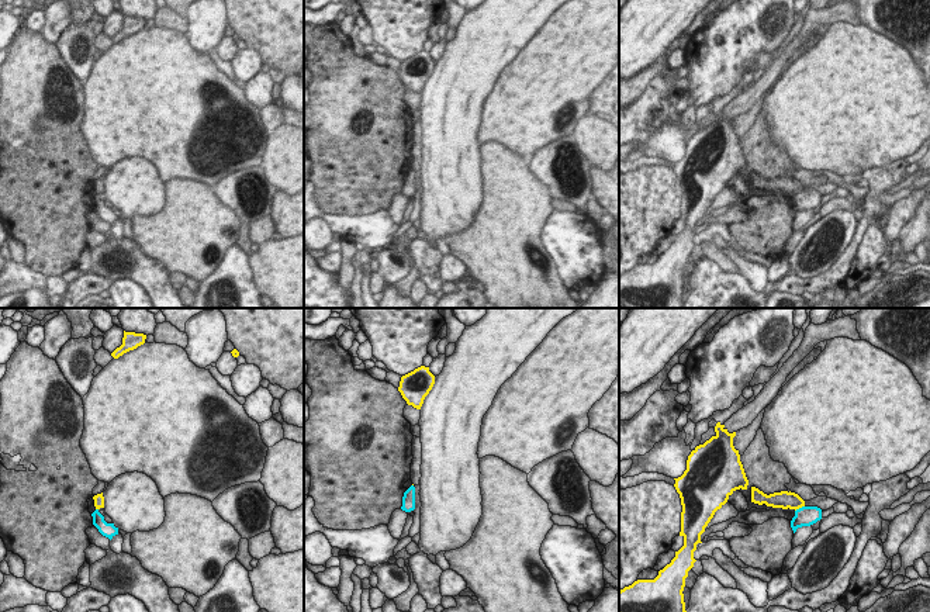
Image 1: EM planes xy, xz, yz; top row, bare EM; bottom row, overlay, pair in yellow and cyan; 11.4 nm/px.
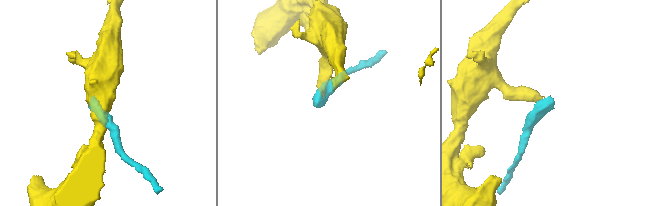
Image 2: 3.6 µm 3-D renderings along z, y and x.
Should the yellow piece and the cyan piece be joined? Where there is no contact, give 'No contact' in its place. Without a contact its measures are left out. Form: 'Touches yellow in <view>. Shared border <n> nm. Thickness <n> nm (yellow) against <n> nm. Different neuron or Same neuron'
Touches yellow in yz. Shared border 130 nm. Thickness 200 nm (yellow) against 220 nm. Different neuron.

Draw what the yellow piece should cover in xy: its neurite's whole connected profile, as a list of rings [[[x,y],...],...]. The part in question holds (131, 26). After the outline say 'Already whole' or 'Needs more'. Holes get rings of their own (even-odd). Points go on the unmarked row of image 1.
[[[124,15],[124,23],[122,23],[122,30],[117,32],[111,41],[114,44],[118,44],[124,38],[136,34],[138,31],[144,30],[146,24],[146,20],[144,18],[135,18],[135,17],[125,17]]]. Already whole.

